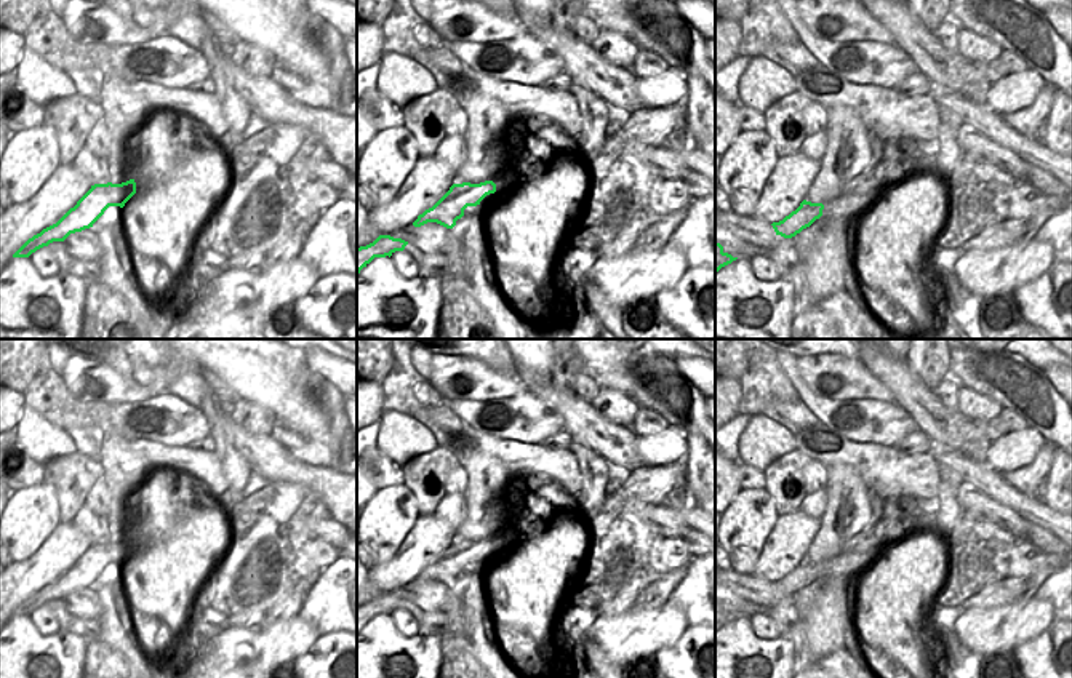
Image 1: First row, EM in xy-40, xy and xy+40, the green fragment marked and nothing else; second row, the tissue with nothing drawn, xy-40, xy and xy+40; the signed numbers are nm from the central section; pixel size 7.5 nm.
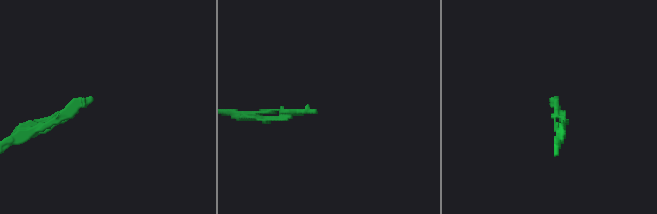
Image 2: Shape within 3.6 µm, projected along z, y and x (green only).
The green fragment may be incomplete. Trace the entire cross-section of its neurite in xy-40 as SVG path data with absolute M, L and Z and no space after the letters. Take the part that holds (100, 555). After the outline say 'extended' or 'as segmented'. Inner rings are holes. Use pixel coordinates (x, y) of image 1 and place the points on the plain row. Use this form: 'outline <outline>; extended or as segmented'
outline M136 540L94 542L56 582L29 596L13 616L29 616L53 600L64 600L70 592L93 585L109 564L123 566L136 552Z; as segmented

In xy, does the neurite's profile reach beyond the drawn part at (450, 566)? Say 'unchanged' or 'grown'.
unchanged

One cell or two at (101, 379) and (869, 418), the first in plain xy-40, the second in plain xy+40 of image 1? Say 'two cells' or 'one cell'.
two cells

